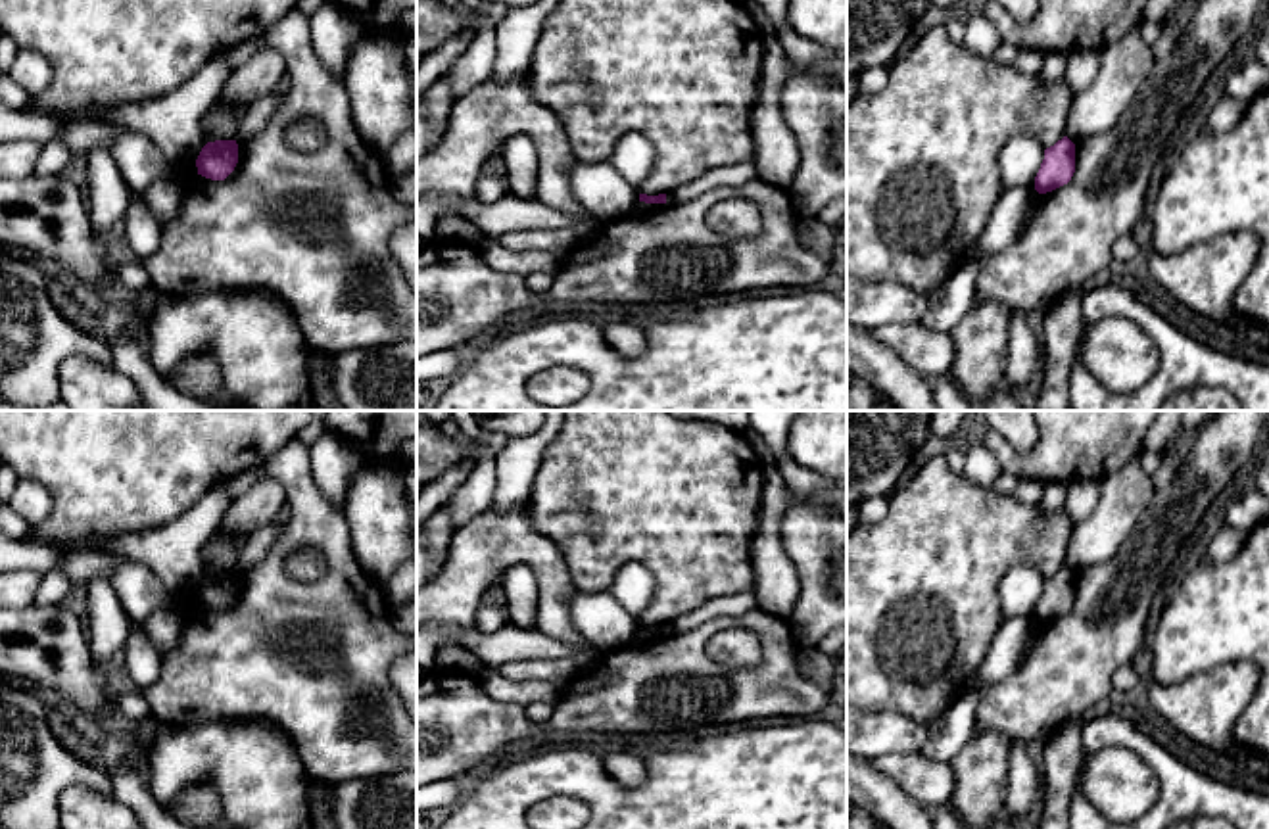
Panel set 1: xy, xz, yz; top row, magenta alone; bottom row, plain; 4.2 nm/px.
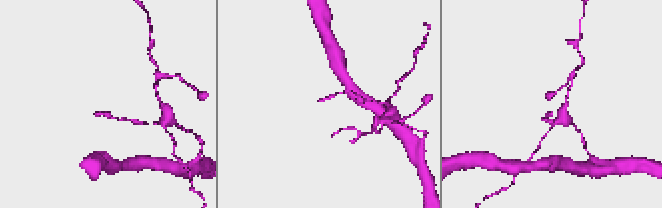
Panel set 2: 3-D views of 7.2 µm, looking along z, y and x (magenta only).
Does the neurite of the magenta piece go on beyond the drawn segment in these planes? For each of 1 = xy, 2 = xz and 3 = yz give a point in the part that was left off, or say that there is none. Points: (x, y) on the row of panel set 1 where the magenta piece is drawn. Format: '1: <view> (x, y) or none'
1: none
2: none
3: none

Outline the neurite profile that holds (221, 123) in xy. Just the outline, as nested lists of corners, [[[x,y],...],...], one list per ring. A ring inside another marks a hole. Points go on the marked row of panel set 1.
[[[219,100],[205,115],[205,136],[207,142],[215,140],[236,140],[244,107],[225,107]]]

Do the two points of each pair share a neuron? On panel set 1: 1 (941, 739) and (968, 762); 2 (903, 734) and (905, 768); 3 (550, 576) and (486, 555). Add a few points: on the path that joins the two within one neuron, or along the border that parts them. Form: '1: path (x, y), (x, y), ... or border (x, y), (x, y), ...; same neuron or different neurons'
1: border (976, 730), (949, 762); different neurons
2: border (920, 751), (880, 755), (872, 760); different neurons
3: path (534, 561), (528, 555), (502, 555); same neuron

